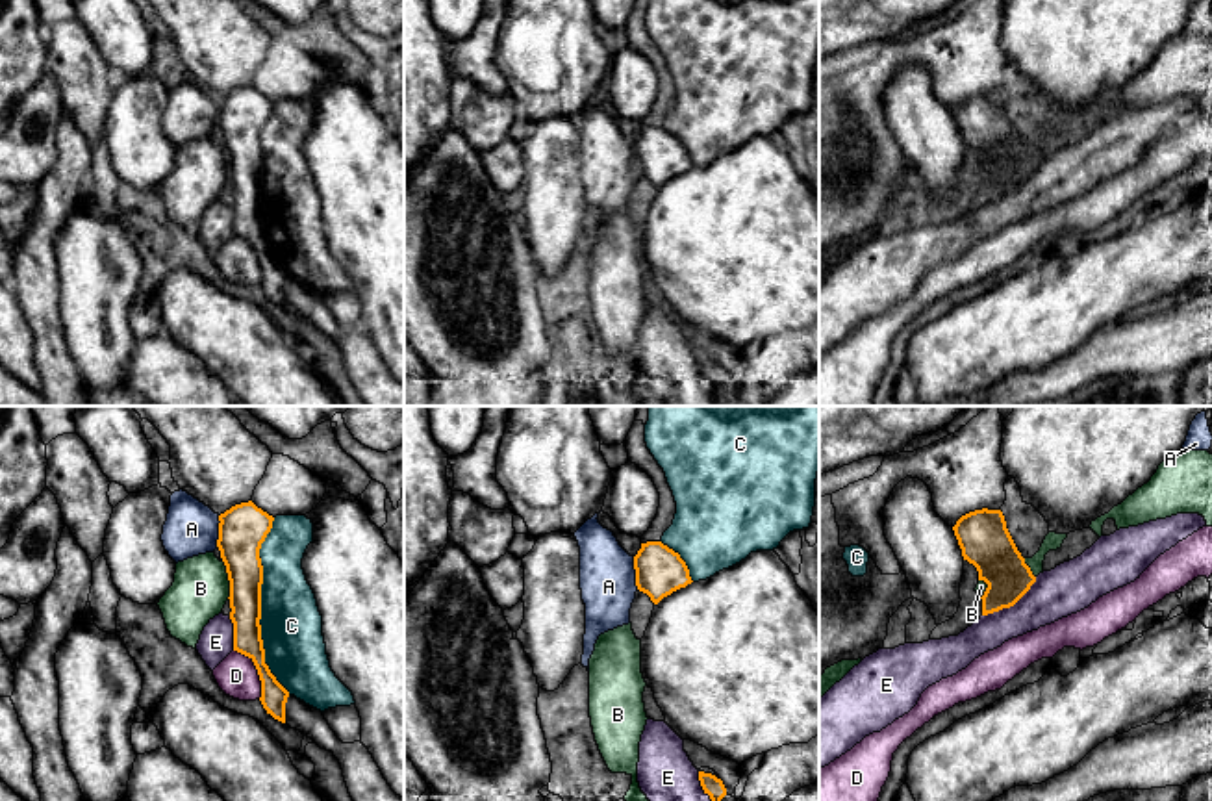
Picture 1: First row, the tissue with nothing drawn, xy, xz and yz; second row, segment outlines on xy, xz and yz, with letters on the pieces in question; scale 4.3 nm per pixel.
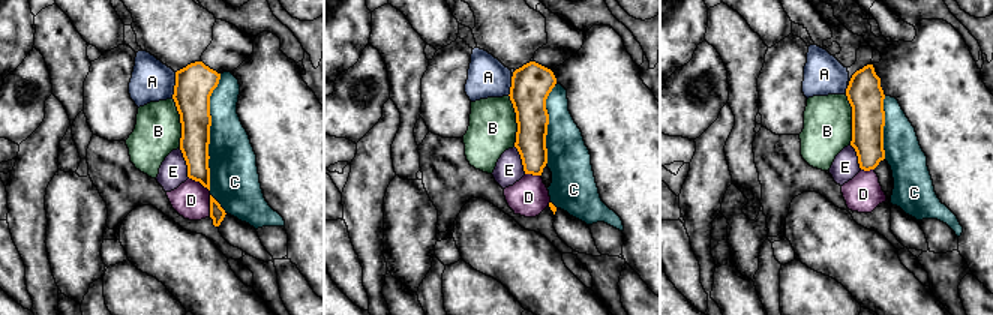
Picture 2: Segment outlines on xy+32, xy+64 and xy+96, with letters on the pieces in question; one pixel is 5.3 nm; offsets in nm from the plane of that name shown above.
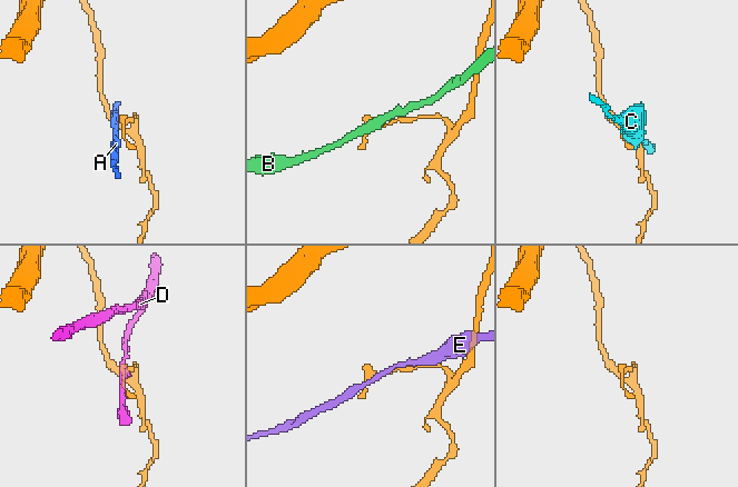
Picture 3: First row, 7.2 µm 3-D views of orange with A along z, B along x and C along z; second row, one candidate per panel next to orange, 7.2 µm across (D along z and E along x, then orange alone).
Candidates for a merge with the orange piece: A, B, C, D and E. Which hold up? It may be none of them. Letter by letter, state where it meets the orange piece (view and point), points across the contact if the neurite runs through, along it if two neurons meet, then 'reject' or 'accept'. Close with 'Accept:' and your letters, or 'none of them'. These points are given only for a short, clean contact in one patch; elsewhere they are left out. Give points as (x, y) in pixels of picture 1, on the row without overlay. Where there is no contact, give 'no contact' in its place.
A: xz (636, 158) | along xz (632, 141), (638, 173) | reject
B: xy (228, 164) | reject
C: xy (260, 191) | reject
D: xy (258, 256) | reject
E: yz (1010, 190) | reject
Accept: none of them

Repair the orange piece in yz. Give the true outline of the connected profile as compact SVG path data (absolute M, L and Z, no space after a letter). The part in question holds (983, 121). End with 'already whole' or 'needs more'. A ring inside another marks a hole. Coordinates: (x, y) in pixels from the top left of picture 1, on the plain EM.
M975 95L962 100L953 111L964 145L973 148L978 156L978 165L988 169L982 184L982 200L1014 191L1036 167L1030 152L1017 135L1001 95Z; already whole

